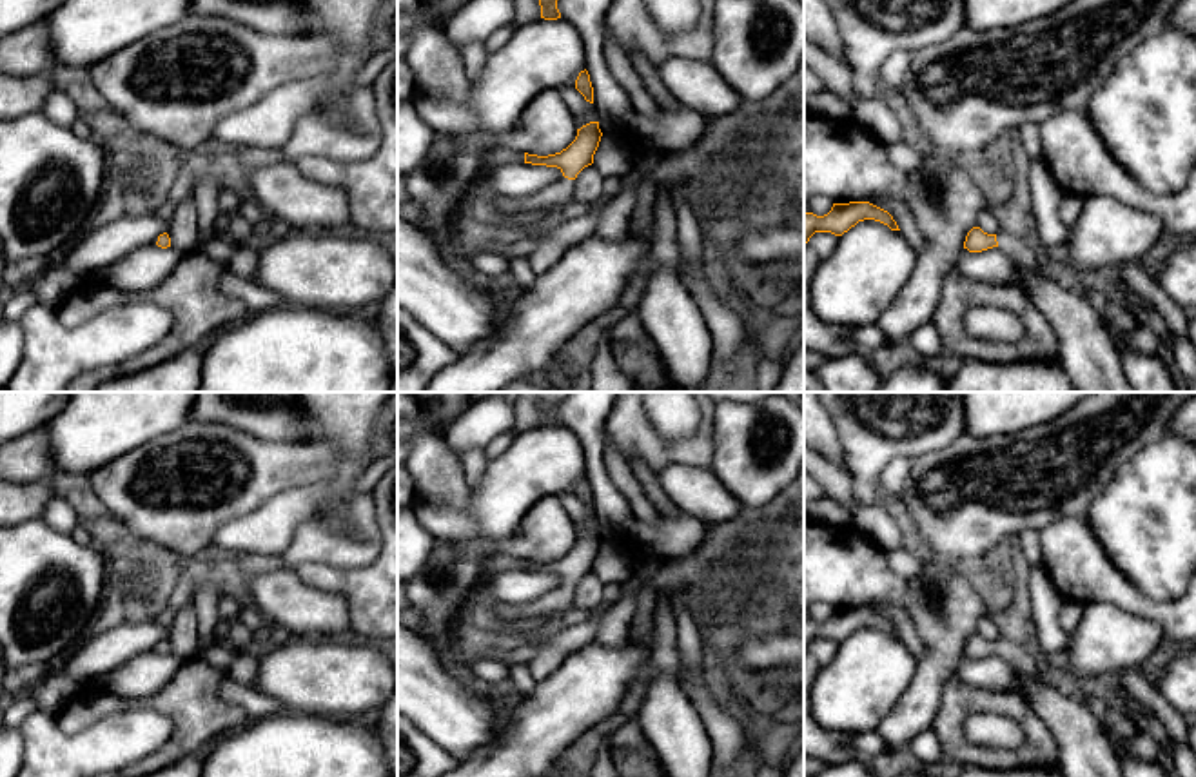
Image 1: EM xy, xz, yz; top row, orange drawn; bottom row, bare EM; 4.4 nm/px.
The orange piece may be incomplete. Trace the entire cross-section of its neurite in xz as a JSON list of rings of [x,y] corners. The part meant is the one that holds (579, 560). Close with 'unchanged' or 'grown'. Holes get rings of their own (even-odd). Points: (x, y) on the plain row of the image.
[[[590,528],[577,536],[575,546],[561,559],[537,563],[524,559],[524,570],[557,574],[563,585],[535,599],[534,603],[506,605],[497,601],[492,608],[494,615],[503,621],[514,619],[546,619],[563,614],[573,606],[573,590],[577,581],[593,570],[593,561],[601,548],[599,528]]]; grown

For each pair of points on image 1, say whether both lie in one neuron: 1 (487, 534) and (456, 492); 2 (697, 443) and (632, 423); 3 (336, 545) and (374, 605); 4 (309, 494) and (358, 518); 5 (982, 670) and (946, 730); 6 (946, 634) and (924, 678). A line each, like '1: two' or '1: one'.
1: two
2: one
3: two
4: two
5: two
6: one

